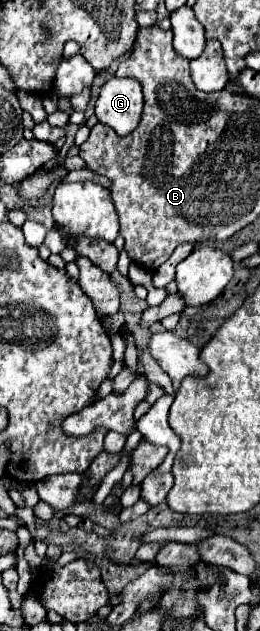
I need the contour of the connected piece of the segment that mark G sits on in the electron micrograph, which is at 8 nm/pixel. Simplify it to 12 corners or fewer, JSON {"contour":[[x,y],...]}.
{"contour":[[132,77],[102,85],[96,117],[118,135],[136,129],[144,107]]}

